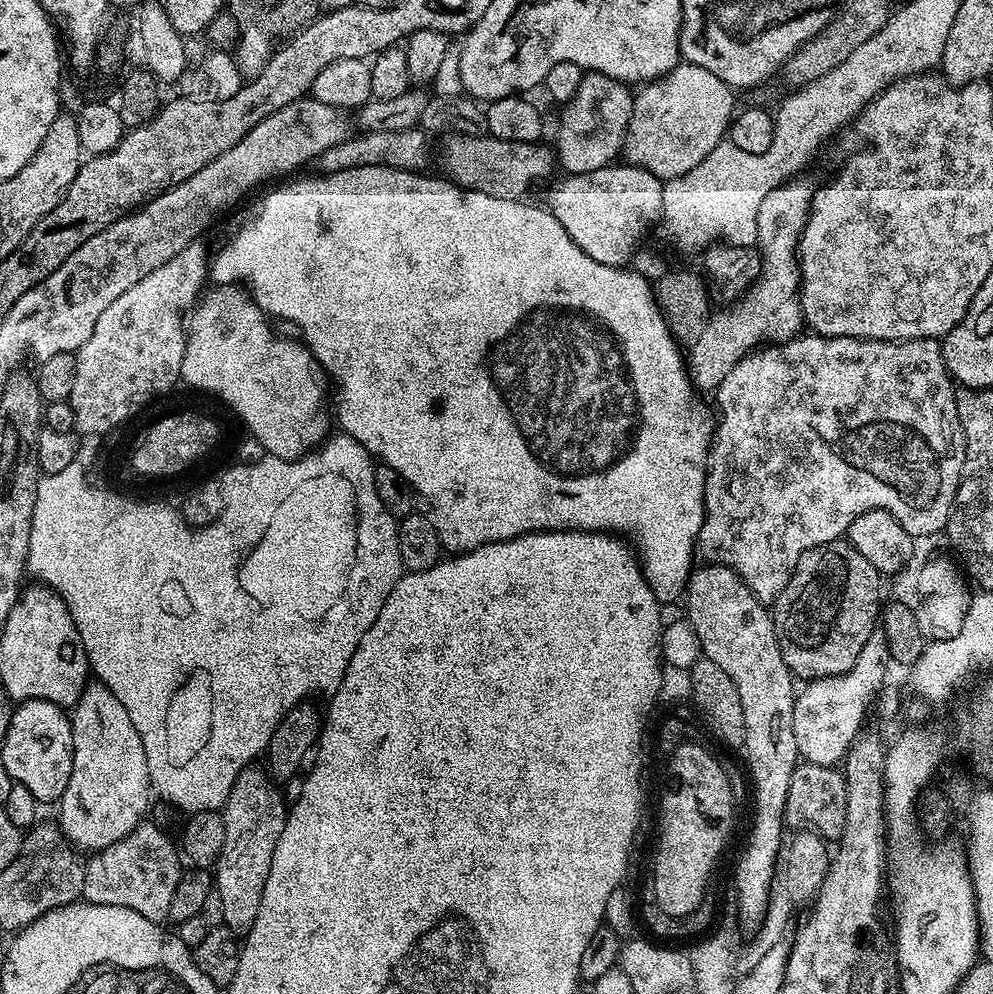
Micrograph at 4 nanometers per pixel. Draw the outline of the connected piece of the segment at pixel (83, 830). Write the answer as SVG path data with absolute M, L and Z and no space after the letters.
M88 683L78 702L70 709L70 719L74 734L74 766L70 770L70 782L66 782L66 790L58 801L58 827L73 848L91 854L101 852L106 846L114 846L114 842L126 838L126 834L142 823L144 811L148 808L148 796L152 792L152 779L146 766L146 750L142 750L142 738L138 738L138 730L134 730L126 706L114 698L105 684Z

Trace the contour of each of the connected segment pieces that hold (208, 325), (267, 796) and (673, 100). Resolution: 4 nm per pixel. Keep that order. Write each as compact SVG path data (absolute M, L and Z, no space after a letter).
M239 287L210 288L195 301L191 309L192 316L190 312L180 371L183 383L188 383L200 392L209 392L222 403L229 404L240 415L241 422L249 428L250 436L265 447L269 456L295 460L323 444L330 432L328 412L324 409L324 403L330 400L330 380L323 366L299 339L287 340L284 336L276 336L272 329L273 321L257 306L255 300L243 291L240 293Z
M246 767L238 774L226 798L222 809L226 842L214 865L214 891L222 898L223 927L240 938L247 936L254 926L254 918L258 918L262 890L266 890L266 874L270 874L270 858L274 858L274 846L278 846L289 809L268 772L256 767Z
M687 62L677 64L665 76L635 93L624 135L623 163L650 170L650 174L665 182L694 170L725 139L738 108L732 96L735 96L733 88L722 82L718 74Z

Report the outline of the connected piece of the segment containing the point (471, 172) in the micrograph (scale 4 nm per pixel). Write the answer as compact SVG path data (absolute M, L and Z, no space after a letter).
M448 134L443 137L444 145L438 148L438 158L444 162L447 179L461 188L478 190L482 194L494 194L494 198L524 200L532 183L540 184L552 171L557 171L558 161L553 149L544 142L502 141L485 134L461 136Z

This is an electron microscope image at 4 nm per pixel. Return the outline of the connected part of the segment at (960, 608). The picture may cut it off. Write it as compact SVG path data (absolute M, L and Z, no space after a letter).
M932 558L922 568L912 567L905 566L895 575L895 601L914 612L927 641L955 638L961 631L972 595L959 565L948 558Z

